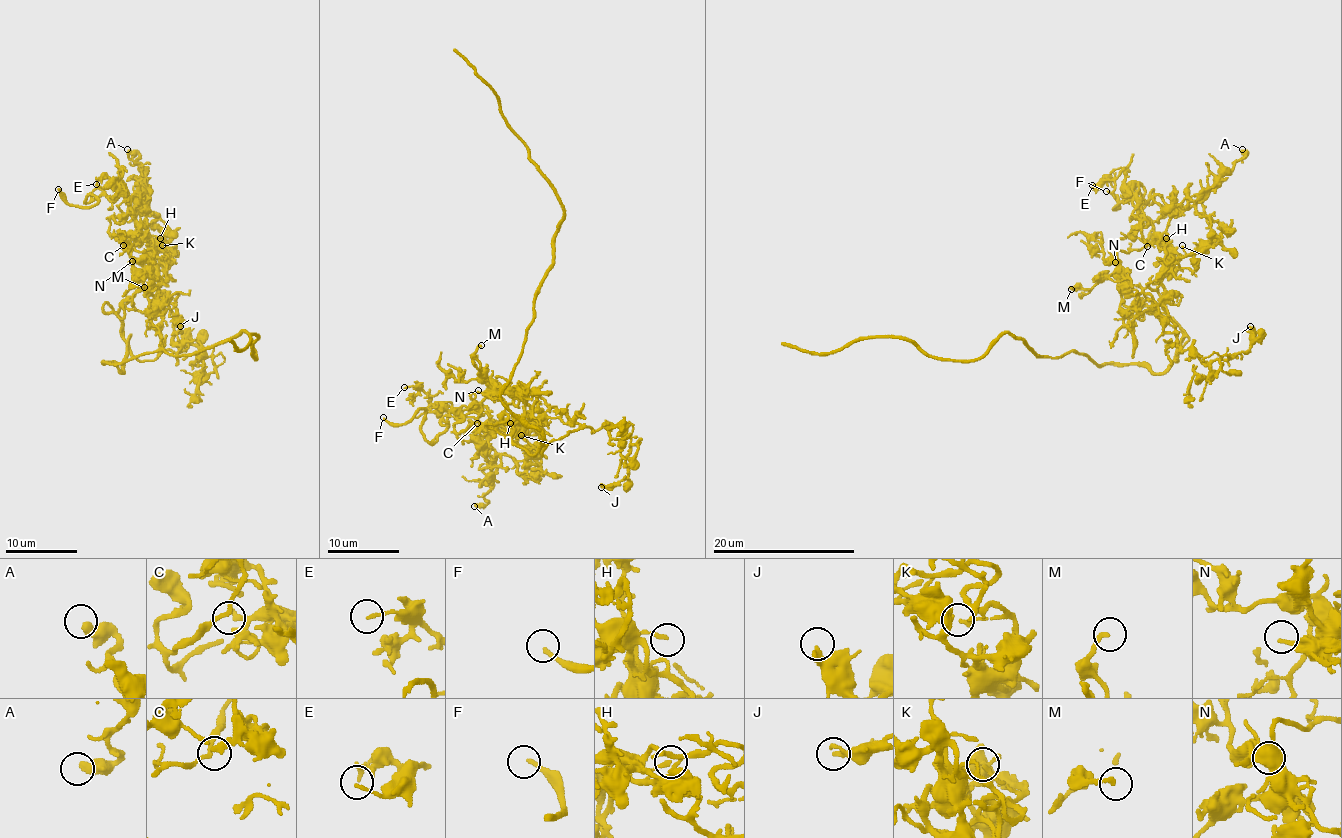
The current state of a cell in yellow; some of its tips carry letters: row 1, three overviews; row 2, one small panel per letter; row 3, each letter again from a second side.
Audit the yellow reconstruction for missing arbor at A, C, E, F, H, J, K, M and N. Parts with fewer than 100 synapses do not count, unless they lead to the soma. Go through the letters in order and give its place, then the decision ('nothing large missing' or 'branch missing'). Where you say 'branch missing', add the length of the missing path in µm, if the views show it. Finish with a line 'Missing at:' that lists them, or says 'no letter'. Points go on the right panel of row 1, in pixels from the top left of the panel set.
A: place (1242, 149); nothing large missing
C: place (1147, 246); nothing large missing
E: place (1092, 185); nothing large missing
F: place (1106, 191); nothing large missing
H: place (1166, 238); nothing large missing
J: place (1250, 326); nothing large missing
K: place (1182, 245); nothing large missing
M: place (1071, 289); nothing large missing
N: place (1115, 262); nothing large missing
Missing at: no letter

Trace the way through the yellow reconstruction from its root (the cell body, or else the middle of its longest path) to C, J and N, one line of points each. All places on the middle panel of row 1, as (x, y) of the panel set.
C: (502, 391), (543, 445), (582, 427), (537, 412), (533, 394), (501, 392), (493, 382), (477, 423)
J: (502, 391), (501, 400), (538, 431), (543, 445), (584, 427), (604, 426), (618, 438), (627, 474), (601, 487)
N: (502, 391), (501, 400), (538, 431), (543, 445), (582, 427), (537, 412), (533, 394), (478, 390)

